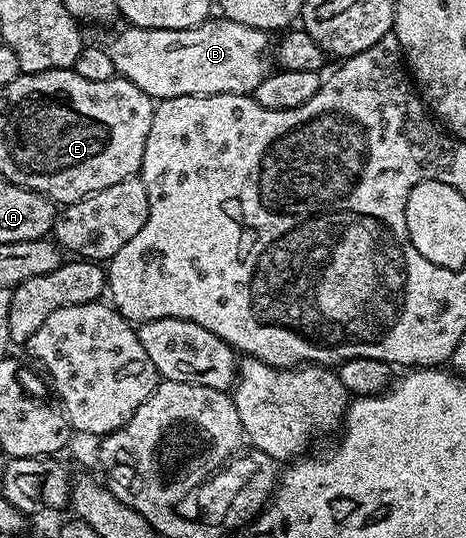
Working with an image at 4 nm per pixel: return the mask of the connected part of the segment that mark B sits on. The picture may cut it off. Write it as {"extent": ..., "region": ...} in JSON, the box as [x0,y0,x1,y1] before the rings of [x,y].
{"extent":[108,18,272,102],"region":[[[211,18],[204,21],[200,26],[192,26],[188,30],[160,30],[159,28],[135,28],[133,26],[126,26],[123,29],[123,32],[111,44],[108,44],[108,51],[114,63],[114,71],[121,79],[131,80],[137,88],[144,90],[144,94],[148,94],[151,100],[155,102],[180,98],[181,96],[215,96],[216,94],[245,96],[254,93],[256,86],[260,86],[260,82],[264,82],[266,75],[272,71],[271,33],[262,32],[259,28],[253,28],[252,26],[244,26],[240,22],[232,22],[225,18]]]}

